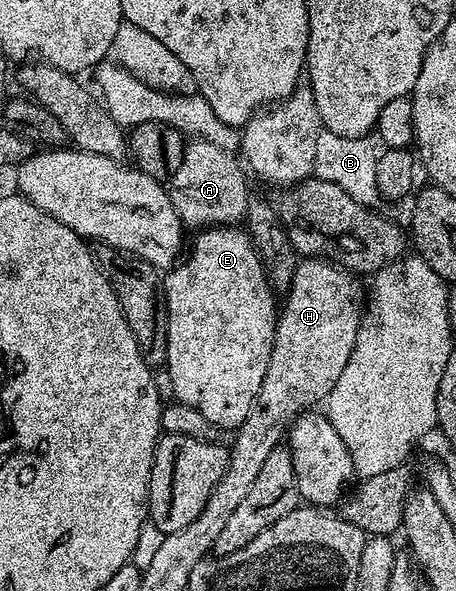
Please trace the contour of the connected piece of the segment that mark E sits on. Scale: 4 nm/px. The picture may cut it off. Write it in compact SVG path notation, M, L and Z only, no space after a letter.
M225 224L209 226L197 234L200 235L193 242L191 239L187 247L186 257L167 271L162 282L164 302L168 305L166 371L176 393L173 395L179 401L198 408L198 412L221 431L232 432L246 420L246 412L250 412L250 404L254 404L254 396L258 396L258 388L262 388L262 376L266 376L266 364L270 364L276 335L278 298L268 283L247 229Z

